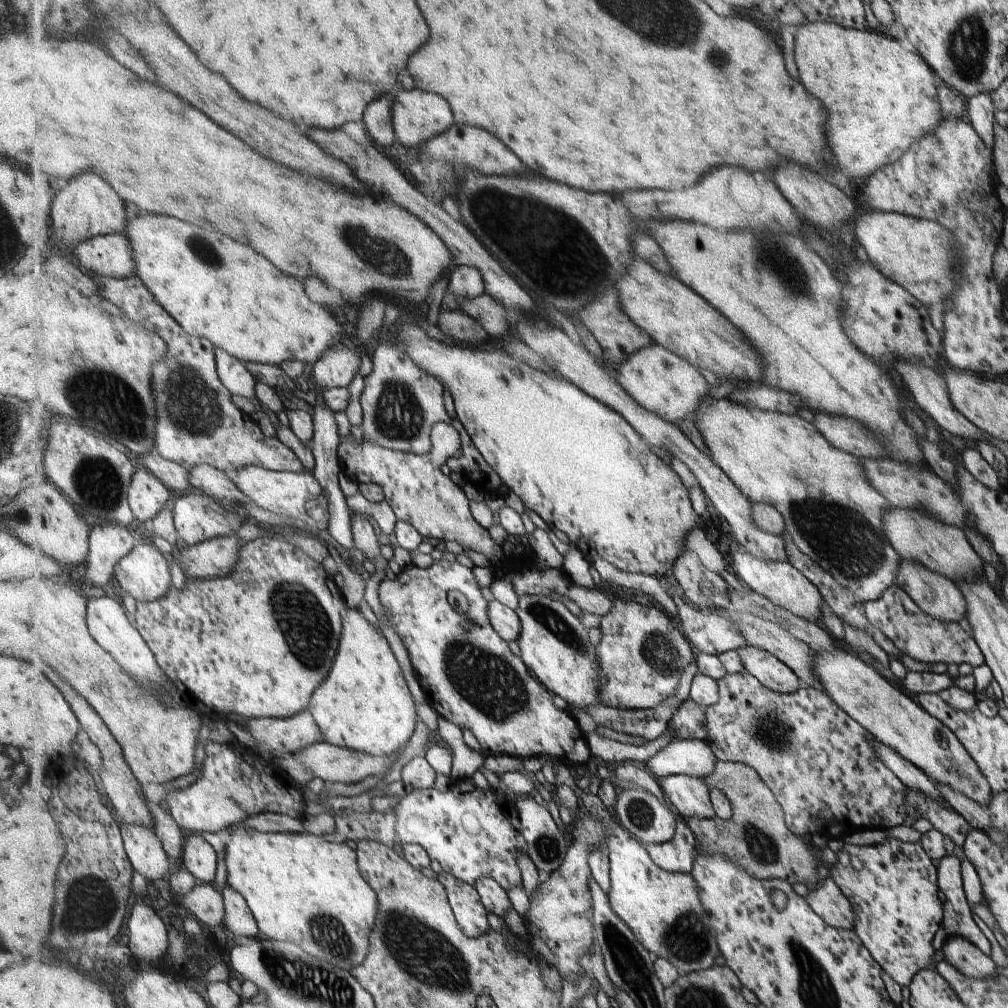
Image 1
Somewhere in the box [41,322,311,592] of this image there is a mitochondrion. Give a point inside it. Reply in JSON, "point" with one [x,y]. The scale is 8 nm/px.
{"point":[105,399]}

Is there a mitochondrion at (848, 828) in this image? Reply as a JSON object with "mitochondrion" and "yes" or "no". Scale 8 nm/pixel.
{"mitochondrion":"no"}

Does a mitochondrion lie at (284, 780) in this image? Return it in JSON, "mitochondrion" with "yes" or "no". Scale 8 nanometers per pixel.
{"mitochondrion":"no"}

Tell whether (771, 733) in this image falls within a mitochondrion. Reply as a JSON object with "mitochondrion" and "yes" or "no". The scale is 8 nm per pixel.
{"mitochondrion":"yes"}

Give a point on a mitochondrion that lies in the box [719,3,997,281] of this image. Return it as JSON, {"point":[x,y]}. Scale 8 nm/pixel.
{"point":[965,47]}

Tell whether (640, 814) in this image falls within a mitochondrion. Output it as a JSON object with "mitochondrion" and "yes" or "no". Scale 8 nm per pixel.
{"mitochondrion":"yes"}

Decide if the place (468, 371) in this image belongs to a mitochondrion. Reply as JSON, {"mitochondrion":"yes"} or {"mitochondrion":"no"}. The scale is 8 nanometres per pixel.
{"mitochondrion":"no"}

